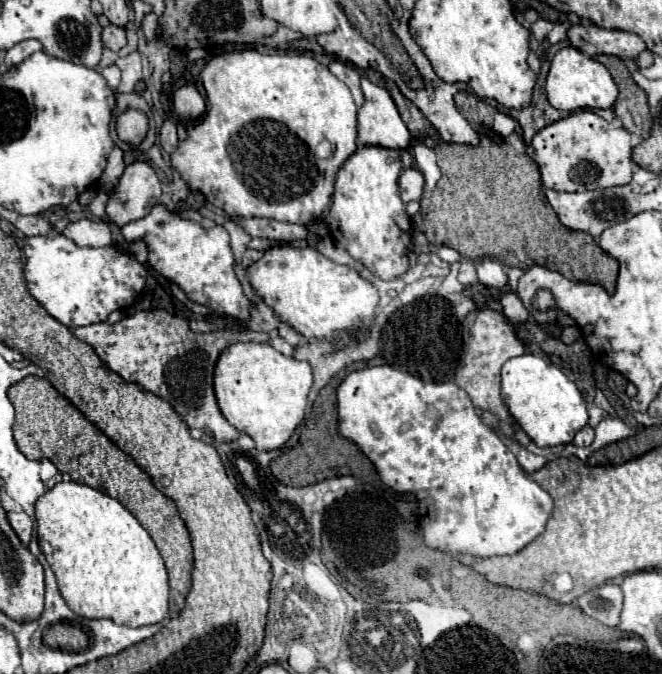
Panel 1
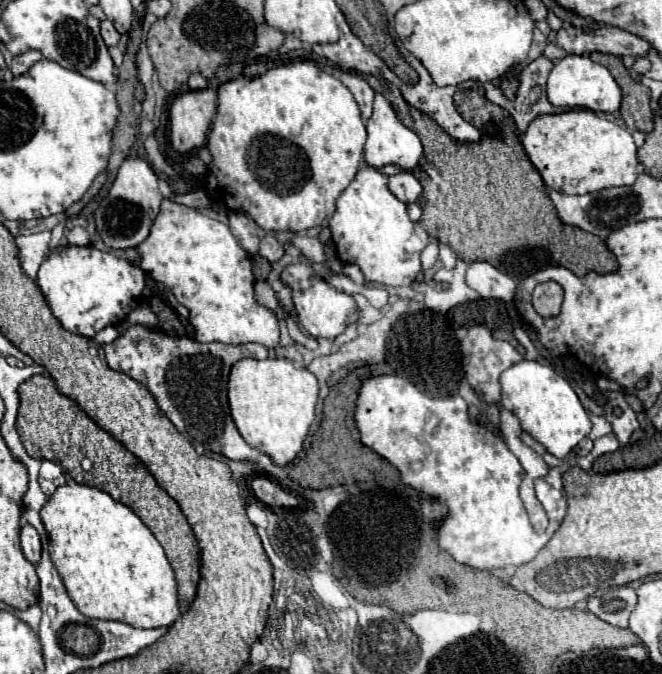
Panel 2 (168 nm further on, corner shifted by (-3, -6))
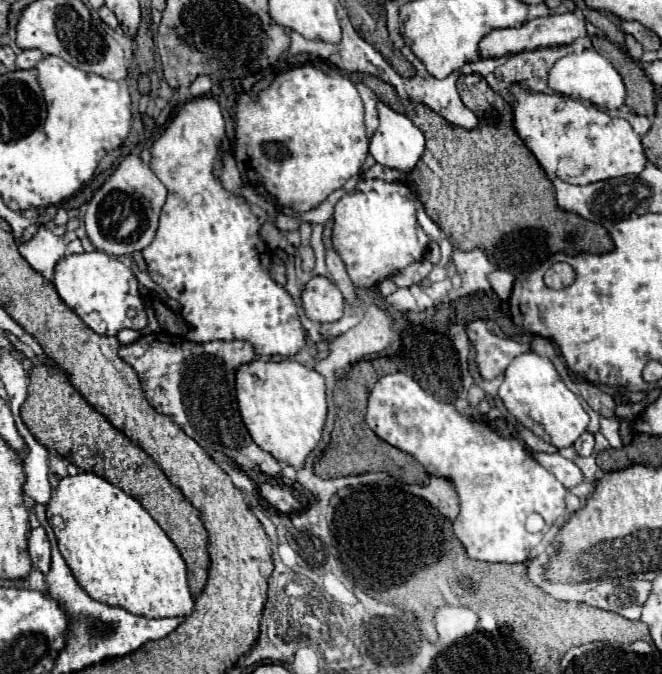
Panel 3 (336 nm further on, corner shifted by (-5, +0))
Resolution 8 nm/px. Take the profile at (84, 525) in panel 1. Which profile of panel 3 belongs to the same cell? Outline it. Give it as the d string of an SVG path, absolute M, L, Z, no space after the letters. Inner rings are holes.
M76 474L60 480L46 508L48 516L62 516L64 528L58 532L58 548L66 564L70 566L80 588L108 606L120 606L136 616L166 618L166 616L188 616L194 608L192 594L188 590L186 564L178 554L176 546L156 524L156 520L136 502L124 494L118 486L112 486L96 474Z

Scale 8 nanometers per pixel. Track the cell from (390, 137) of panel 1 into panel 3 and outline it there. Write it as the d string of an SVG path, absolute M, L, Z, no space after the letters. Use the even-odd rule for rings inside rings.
M378 102L380 126L370 138L370 154L382 166L410 172L424 154L422 130L404 114Z

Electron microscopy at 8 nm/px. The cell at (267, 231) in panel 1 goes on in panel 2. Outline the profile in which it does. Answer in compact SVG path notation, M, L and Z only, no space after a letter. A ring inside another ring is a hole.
M294 238L294 244L300 248L300 252L316 264L324 264L326 262L326 254L324 254L324 246L320 244L320 240L316 238Z

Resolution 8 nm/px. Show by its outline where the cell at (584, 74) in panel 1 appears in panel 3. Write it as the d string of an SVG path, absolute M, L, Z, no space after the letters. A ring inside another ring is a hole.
M594 48L582 50L580 54L566 54L564 58L560 58L552 66L552 72L548 72L548 86L556 94L570 96L570 98L580 98L580 100L588 100L594 106L606 108L606 110L620 108L624 104L624 98L626 98L626 90L624 90L620 74Z

